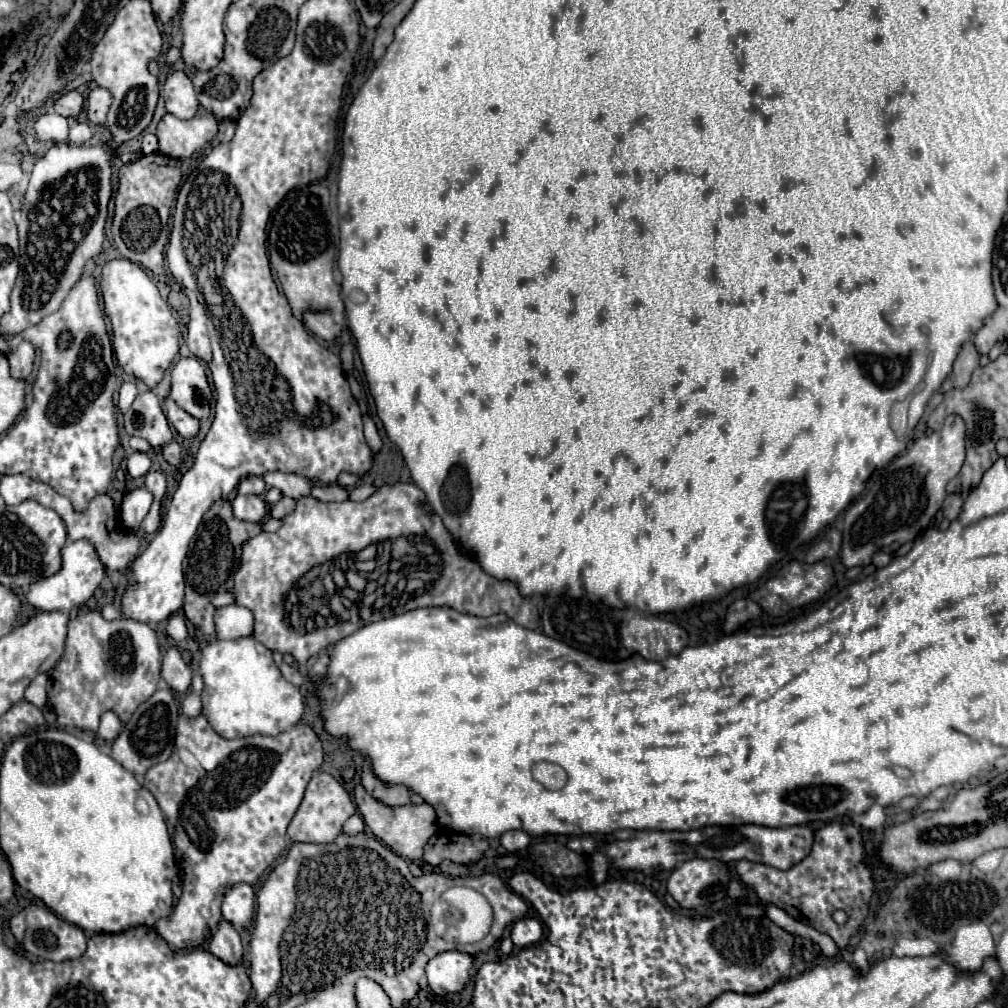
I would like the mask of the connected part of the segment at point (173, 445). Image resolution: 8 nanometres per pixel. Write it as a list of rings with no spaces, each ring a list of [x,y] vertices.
[[[169,442],[165,448],[163,448],[163,456],[169,464],[173,466],[179,466],[181,464],[181,446],[177,442]]]

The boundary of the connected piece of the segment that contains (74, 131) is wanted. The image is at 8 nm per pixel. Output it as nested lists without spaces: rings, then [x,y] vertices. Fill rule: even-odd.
[[[77,122],[71,128],[71,132],[69,132],[69,142],[73,142],[73,144],[85,144],[85,142],[91,140],[91,136],[93,136],[93,130],[89,128],[89,124]]]

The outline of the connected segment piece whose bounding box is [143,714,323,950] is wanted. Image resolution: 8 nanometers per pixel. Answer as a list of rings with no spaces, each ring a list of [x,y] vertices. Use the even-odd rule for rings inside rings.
[[[179,716],[175,750],[167,762],[151,766],[145,774],[143,786],[155,796],[161,812],[167,822],[175,828],[173,844],[175,844],[175,860],[181,866],[183,878],[183,894],[173,906],[171,914],[155,922],[155,930],[159,936],[167,940],[167,944],[175,950],[193,950],[199,948],[205,940],[211,938],[213,930],[221,920],[221,902],[227,890],[235,884],[251,884],[255,886],[261,874],[277,862],[277,858],[289,848],[287,826],[303,800],[303,792],[311,774],[323,764],[323,750],[317,734],[303,724],[297,724],[289,732],[281,732],[277,736],[251,736],[239,740],[225,740],[211,730],[209,722],[201,716],[187,718]],[[179,750],[187,750],[195,760],[187,762],[179,756]]]

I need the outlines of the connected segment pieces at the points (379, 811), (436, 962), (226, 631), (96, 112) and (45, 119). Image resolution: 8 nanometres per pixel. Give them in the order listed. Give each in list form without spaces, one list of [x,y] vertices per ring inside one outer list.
[[[361,784],[355,788],[355,802],[357,802],[359,814],[363,816],[367,828],[371,830],[371,834],[375,838],[385,842],[395,854],[399,854],[407,860],[423,858],[423,846],[427,844],[427,838],[431,838],[431,834],[435,832],[435,810],[429,804],[425,804],[425,802],[419,806],[407,804],[407,806],[399,806],[399,808],[391,810],[391,806],[383,806],[383,804],[375,802],[375,798],[371,798],[371,794],[367,794]]]
[[[463,952],[437,954],[425,968],[429,986],[435,994],[457,994],[469,982],[473,958]]]
[[[229,604],[215,610],[217,638],[235,640],[235,638],[251,636],[251,626],[253,626],[253,618],[247,608]]]
[[[95,88],[89,92],[89,100],[87,100],[87,116],[89,120],[99,128],[99,134],[107,140],[109,134],[105,130],[105,116],[107,110],[113,102],[113,94],[107,88]]]
[[[49,112],[45,116],[39,116],[39,120],[33,126],[33,134],[39,140],[53,140],[53,142],[57,142],[57,140],[67,140],[67,136],[63,136],[65,128],[67,128],[67,124],[59,122],[59,114]]]

